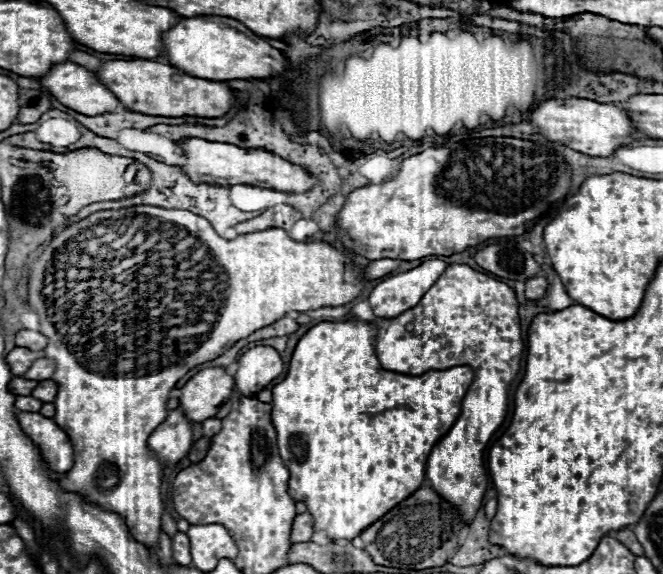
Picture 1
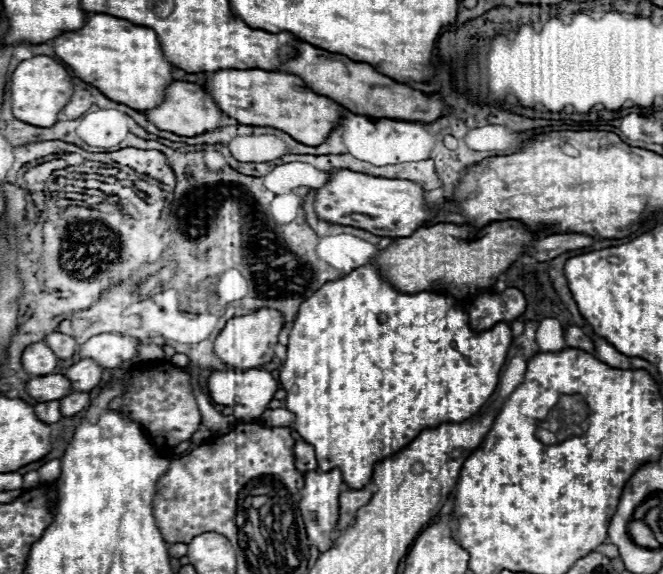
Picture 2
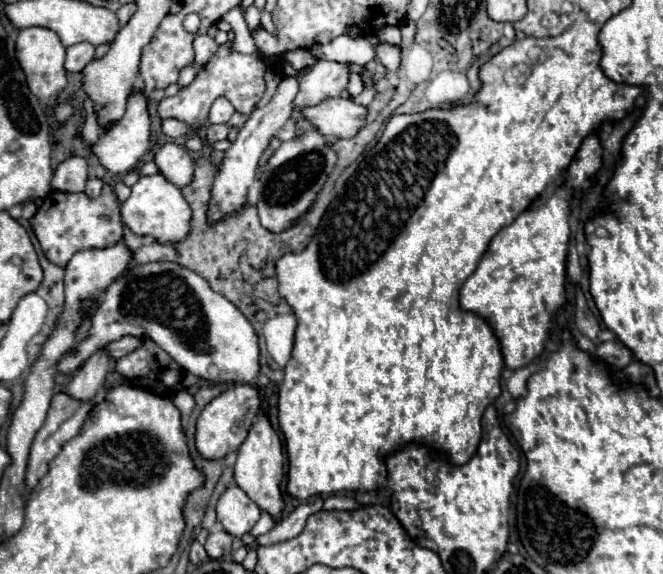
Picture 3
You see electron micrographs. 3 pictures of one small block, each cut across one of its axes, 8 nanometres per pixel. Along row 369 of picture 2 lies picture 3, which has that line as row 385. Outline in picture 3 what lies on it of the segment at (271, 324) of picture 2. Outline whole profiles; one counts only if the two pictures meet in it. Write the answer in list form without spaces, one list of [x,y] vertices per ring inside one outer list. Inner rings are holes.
[[[234,384],[232,388],[224,390],[220,396],[216,396],[212,402],[206,404],[206,408],[198,418],[198,424],[196,424],[198,452],[206,458],[224,458],[226,454],[236,450],[248,436],[248,430],[254,424],[254,418],[258,416],[260,406],[262,406],[262,392],[258,386]]]

